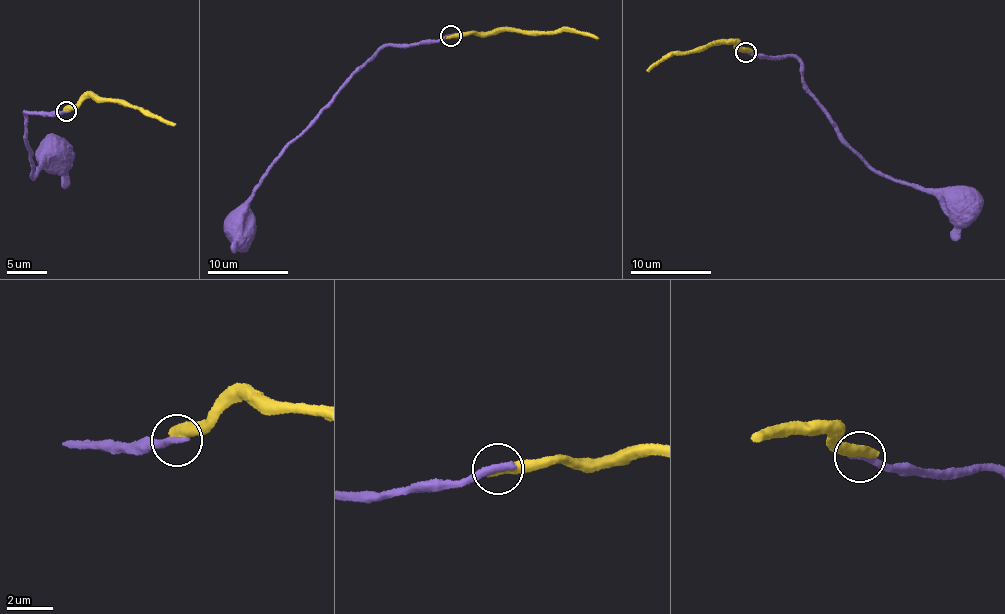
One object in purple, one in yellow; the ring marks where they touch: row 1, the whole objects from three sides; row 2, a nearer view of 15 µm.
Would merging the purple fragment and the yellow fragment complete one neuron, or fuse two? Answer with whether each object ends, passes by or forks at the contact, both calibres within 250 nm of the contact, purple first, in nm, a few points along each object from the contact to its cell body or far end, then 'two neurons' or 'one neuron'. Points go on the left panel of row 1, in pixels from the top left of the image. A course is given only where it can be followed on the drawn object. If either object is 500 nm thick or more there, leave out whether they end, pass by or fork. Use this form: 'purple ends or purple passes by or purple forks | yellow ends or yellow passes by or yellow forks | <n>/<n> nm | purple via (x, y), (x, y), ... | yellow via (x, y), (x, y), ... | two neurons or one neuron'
360/550 nm | purple via (66, 112), (26, 112), (25, 138), (34, 176), (50, 158) | yellow via (66, 110), (88, 96), (142, 110), (176, 124) | two neurons

